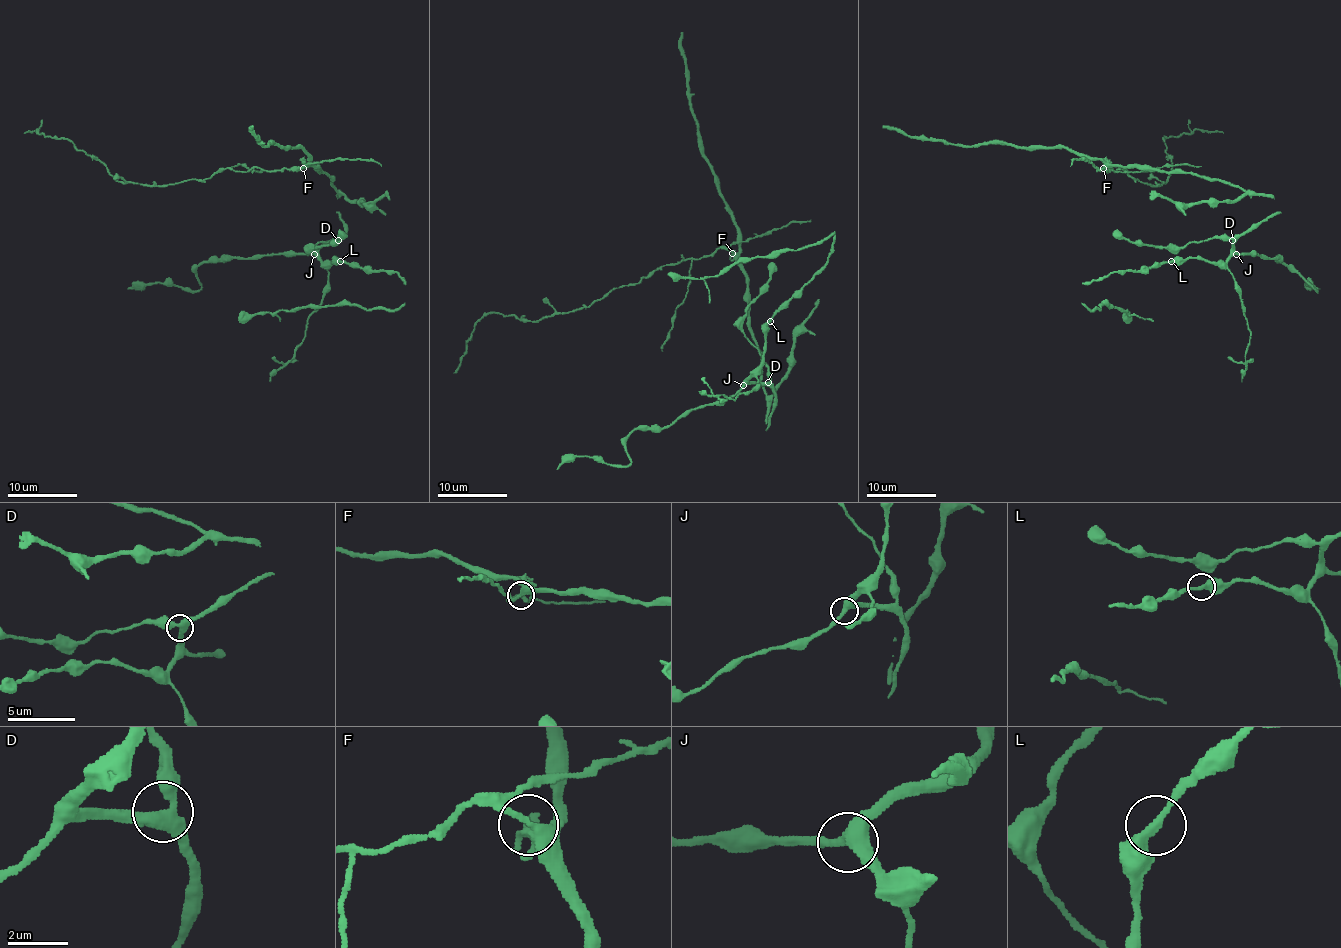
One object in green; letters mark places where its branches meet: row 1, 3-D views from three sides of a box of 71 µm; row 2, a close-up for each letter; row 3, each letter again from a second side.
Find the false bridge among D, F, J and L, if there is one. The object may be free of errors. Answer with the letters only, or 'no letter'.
F

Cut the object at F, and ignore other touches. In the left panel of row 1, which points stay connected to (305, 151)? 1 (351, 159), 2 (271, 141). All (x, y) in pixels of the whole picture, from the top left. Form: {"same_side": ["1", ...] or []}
{"same_side": ["2"]}

